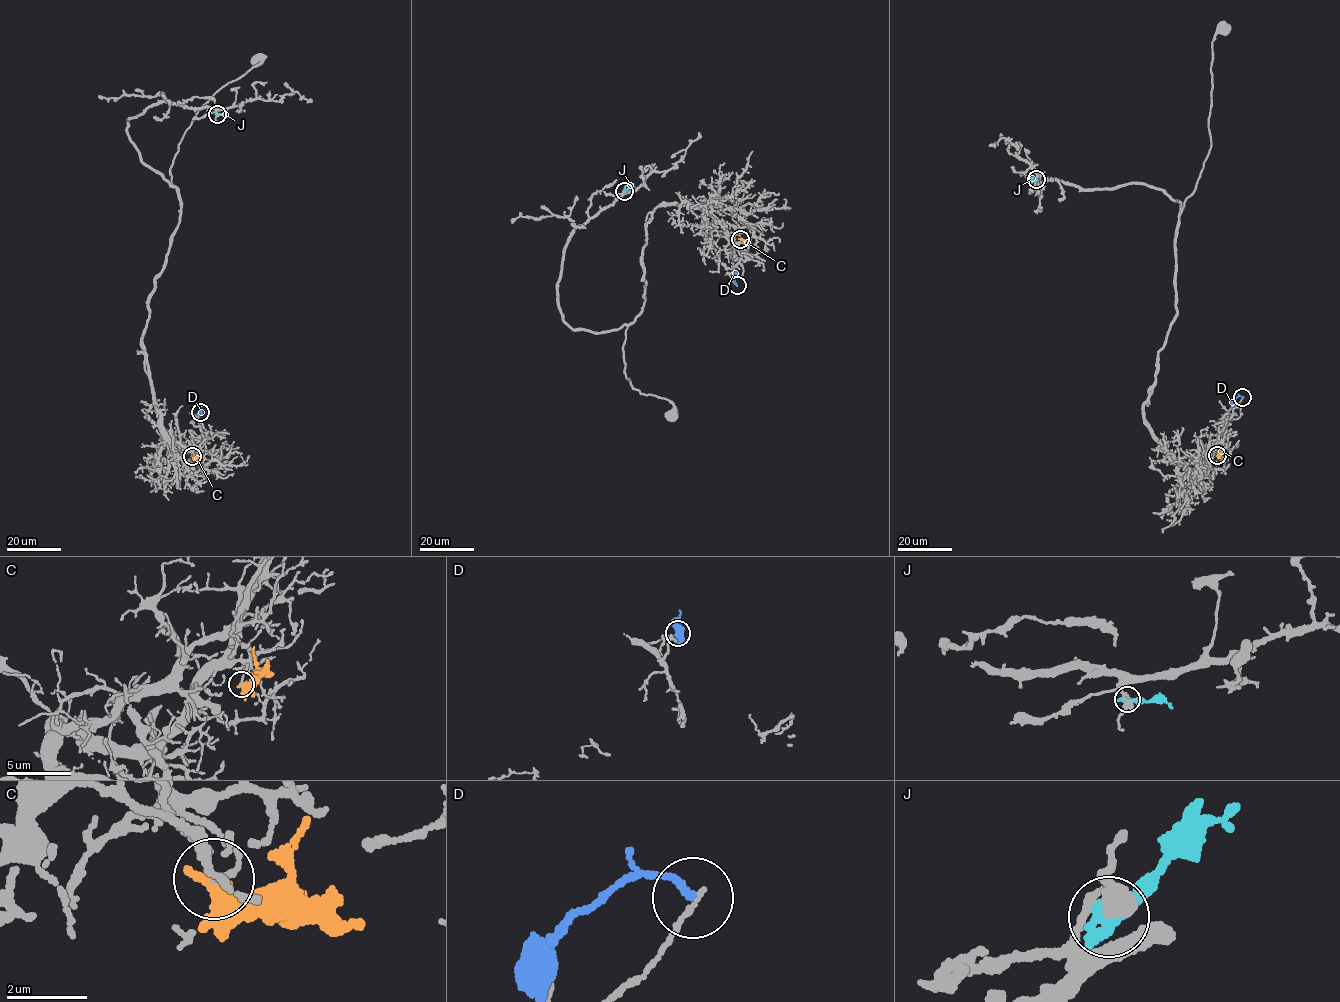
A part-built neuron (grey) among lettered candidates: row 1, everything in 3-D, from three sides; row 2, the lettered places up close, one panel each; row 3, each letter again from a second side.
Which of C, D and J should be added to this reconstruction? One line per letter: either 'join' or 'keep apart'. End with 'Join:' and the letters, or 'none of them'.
C: keep apart
D: keep apart
J: keep apart
Join: none of them

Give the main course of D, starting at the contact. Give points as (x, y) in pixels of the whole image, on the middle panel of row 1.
D: (736, 285), (735, 272)

